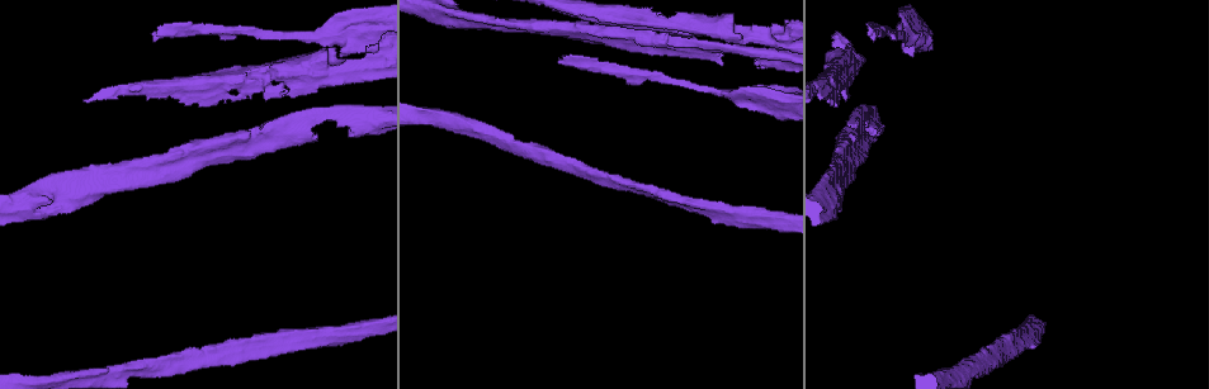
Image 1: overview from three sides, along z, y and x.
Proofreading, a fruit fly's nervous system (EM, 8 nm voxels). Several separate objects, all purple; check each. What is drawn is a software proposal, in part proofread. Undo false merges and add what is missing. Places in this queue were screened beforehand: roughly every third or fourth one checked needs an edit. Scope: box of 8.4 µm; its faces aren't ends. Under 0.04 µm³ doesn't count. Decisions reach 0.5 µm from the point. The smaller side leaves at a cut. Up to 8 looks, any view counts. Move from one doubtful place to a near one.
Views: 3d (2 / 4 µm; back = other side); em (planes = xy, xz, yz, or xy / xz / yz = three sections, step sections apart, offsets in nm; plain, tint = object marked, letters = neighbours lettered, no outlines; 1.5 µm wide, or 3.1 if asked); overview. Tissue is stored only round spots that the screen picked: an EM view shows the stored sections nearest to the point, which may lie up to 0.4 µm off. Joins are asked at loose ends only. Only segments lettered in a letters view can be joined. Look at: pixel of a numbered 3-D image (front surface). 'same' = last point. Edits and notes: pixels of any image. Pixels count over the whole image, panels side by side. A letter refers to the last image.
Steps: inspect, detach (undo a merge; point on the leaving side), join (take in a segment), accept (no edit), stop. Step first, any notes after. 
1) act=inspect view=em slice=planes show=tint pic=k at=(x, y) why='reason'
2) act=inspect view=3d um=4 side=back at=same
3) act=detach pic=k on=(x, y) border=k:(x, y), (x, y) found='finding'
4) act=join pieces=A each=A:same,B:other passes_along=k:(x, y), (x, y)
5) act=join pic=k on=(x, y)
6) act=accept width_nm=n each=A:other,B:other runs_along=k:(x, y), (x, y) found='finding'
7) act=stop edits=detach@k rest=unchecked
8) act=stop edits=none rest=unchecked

act=inspect view=3d um=2 pic=1 at=(722, 61) why='an open end'

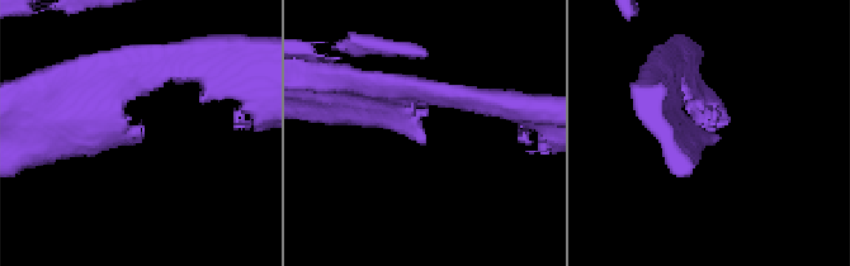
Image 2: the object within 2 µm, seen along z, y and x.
act=inspect view=em slice=planes show=letters pic=2 at=(136, 142)

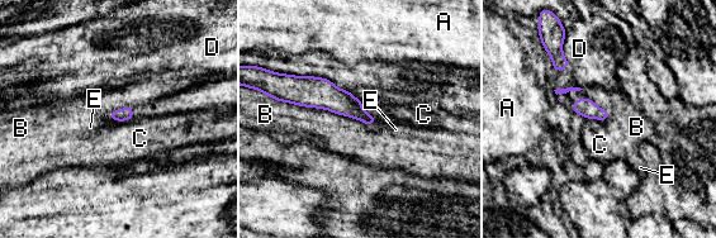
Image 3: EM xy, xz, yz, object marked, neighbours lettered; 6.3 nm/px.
act=accept each=A:other,B:other,C:other,D:other,E:other border=3:(361, 100), (361, 106), (378, 119) found='no lettered segment goes on from it'

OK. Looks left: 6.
act=inspect view=em slice=xz step=8 show=plain pic=1 at=(558, 63) why='tapers out'

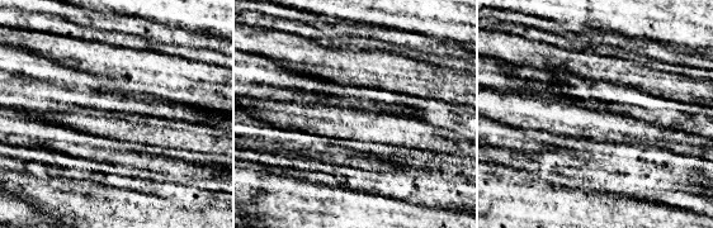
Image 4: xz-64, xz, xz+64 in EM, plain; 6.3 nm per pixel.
act=inspect view=em slice=xz step=8 show=letters at=same why='see the neighbours'

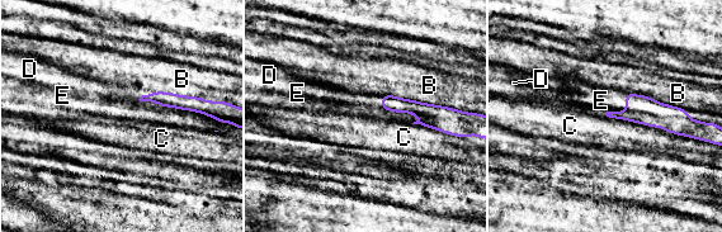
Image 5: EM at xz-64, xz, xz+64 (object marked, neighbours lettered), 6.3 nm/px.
act=accept each=B:other,C:other,D:other,E:other runs_along=5:(612, 114), (661, 114), (685, 126) found='none of them fits'

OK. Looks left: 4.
act=inspect view=3d um=2 pic=1 at=(760, 96) why='thick turns thin'

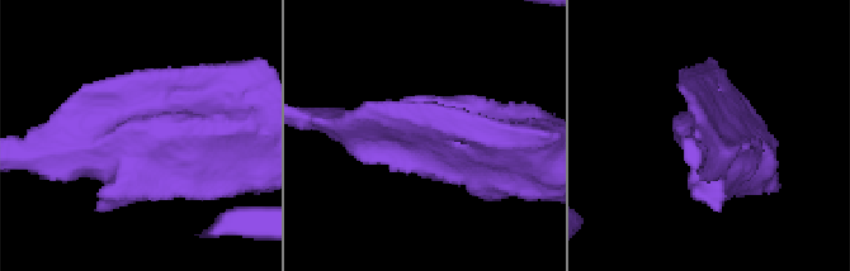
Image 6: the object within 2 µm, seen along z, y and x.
act=inspect view=em slice=xz step=8 show=letters pic=6 at=(422, 135) why='need the tissue'

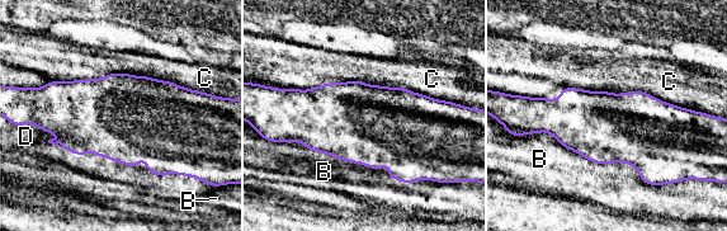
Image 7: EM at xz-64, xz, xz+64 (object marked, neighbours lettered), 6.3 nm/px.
act=inspect view=em slice=planes show=letters at=same why='another direction'

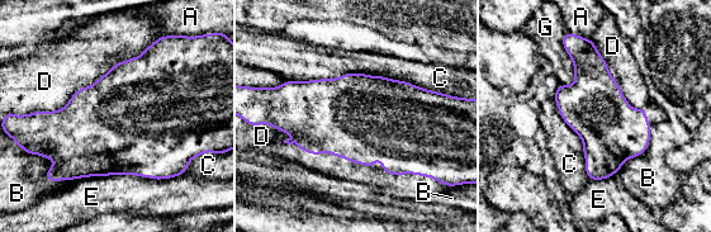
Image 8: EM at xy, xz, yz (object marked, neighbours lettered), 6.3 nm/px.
act=accept each=A:other,B:other,C:other,D:other,E:other,G:other border=8:(136, 56), (58, 109), (1, 122) found='one cell here'

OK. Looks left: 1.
act=stop edits=none rest=unchecked

